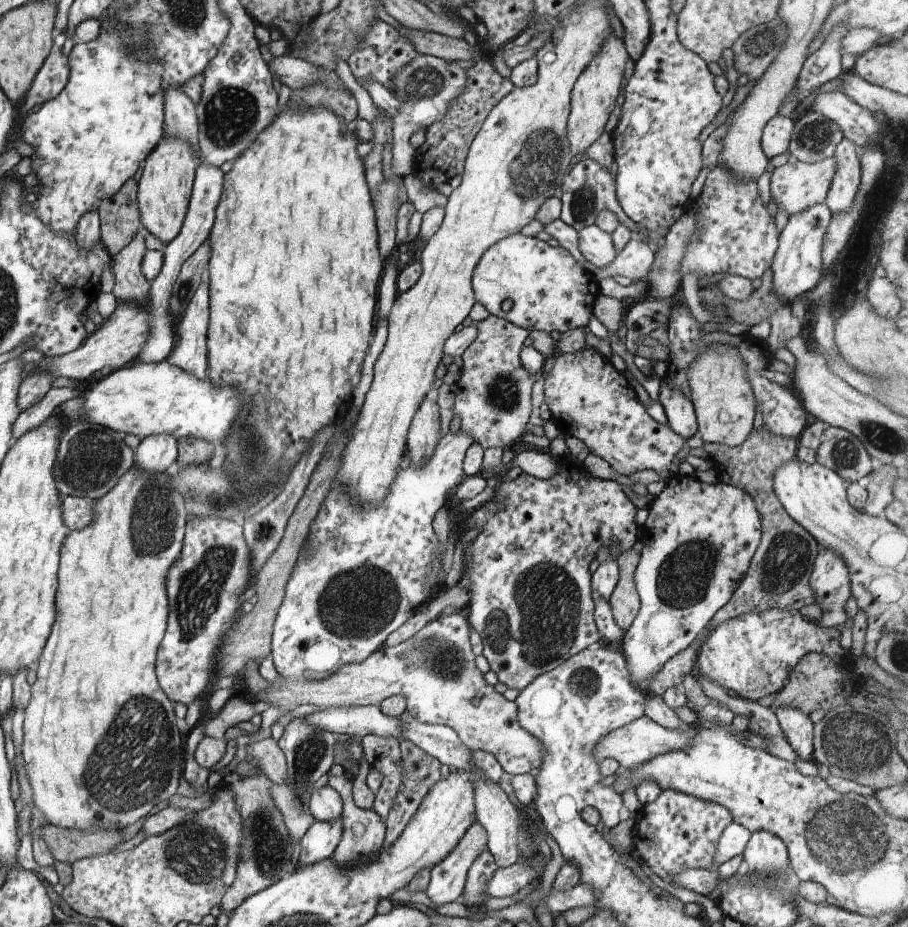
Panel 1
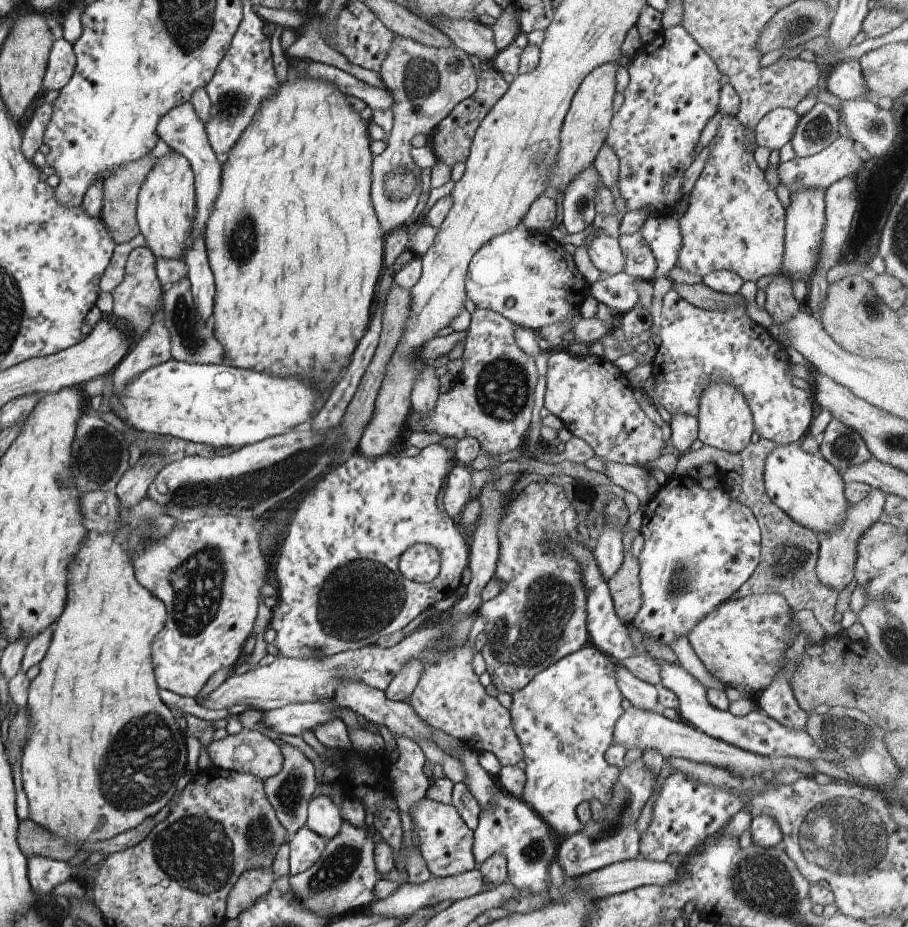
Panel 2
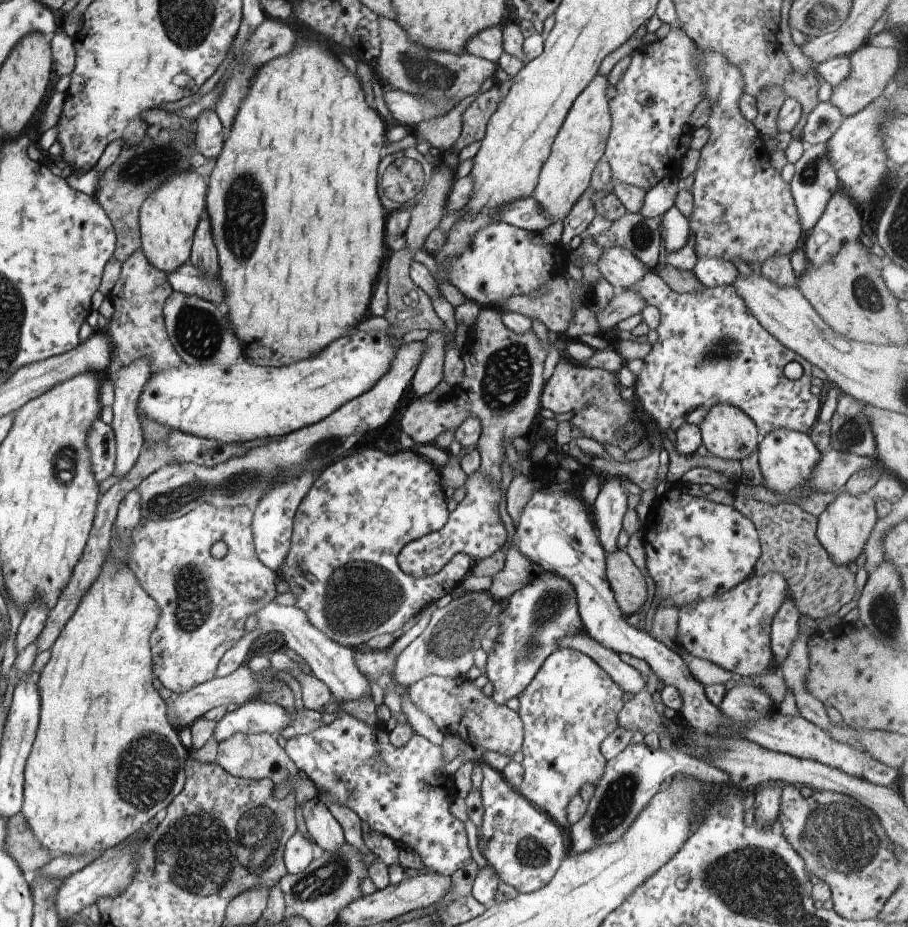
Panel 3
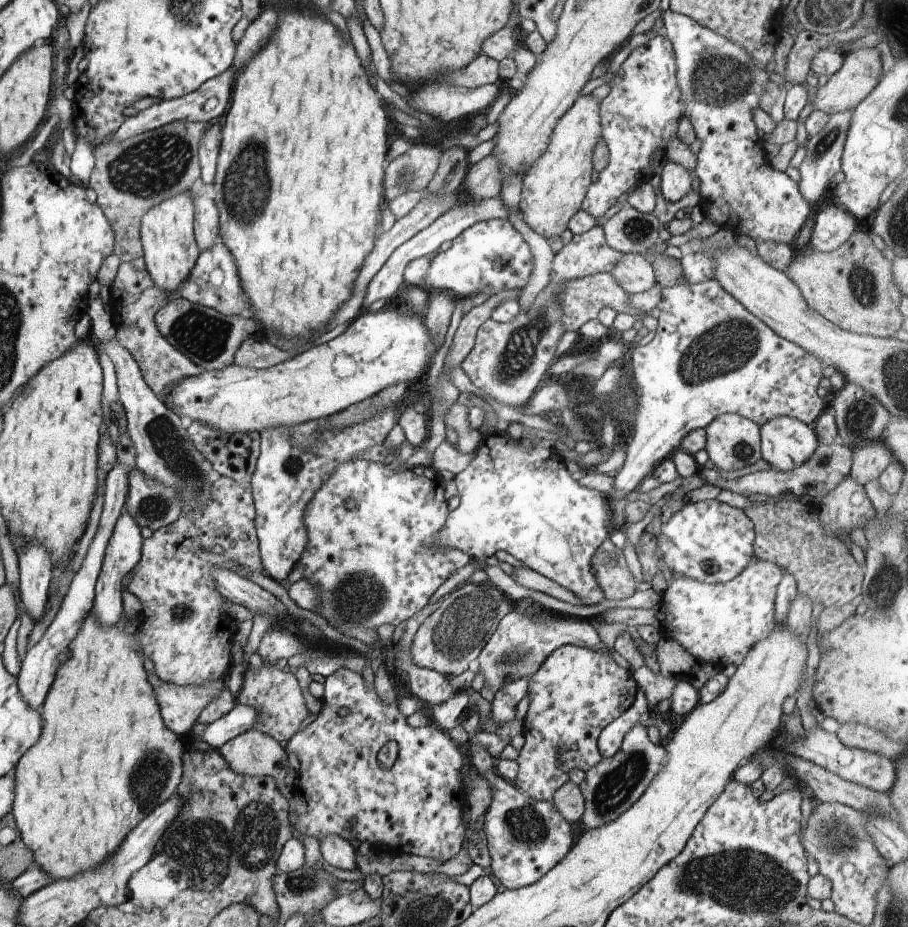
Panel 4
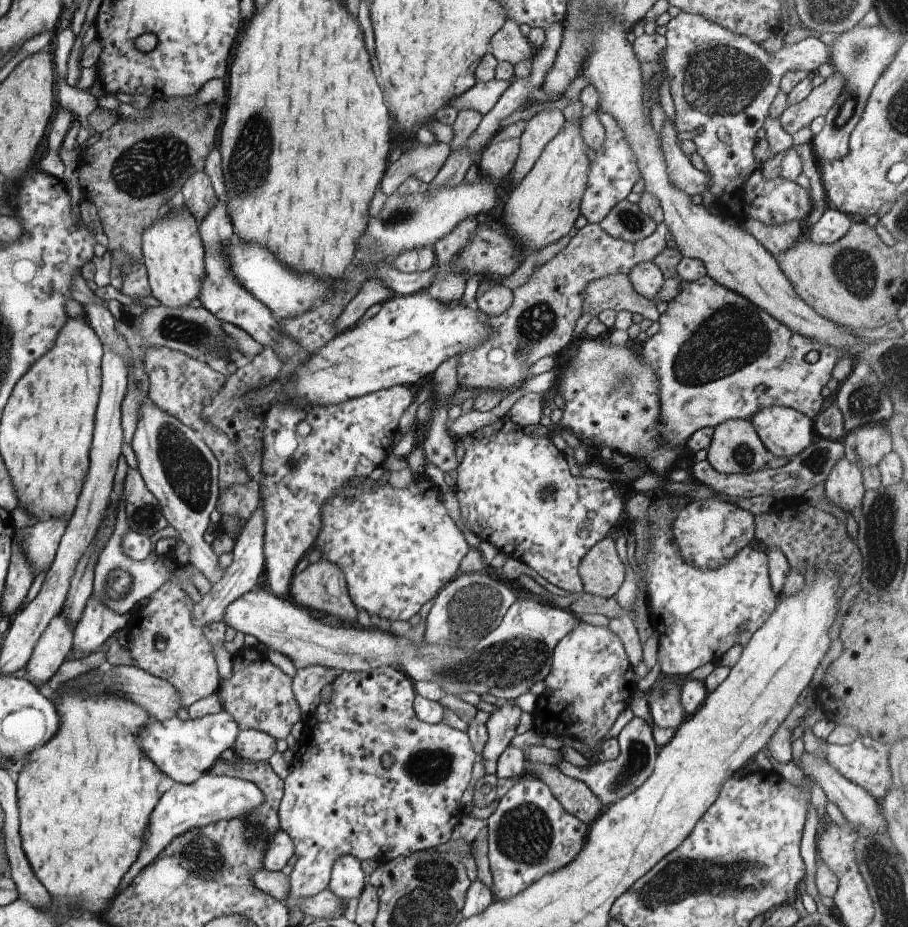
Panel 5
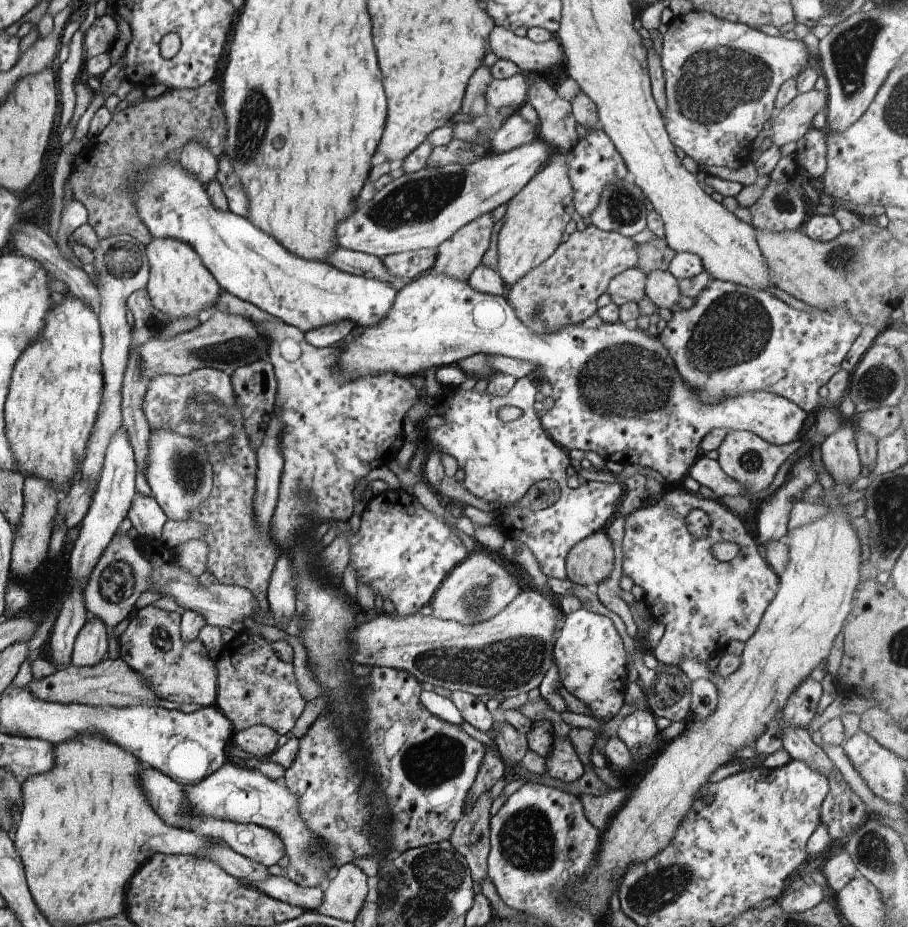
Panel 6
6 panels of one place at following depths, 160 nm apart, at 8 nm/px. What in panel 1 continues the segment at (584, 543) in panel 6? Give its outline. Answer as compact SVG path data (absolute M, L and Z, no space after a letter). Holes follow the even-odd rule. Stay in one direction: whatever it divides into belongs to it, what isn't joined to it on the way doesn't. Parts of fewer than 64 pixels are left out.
M633 547L620 553L616 558L619 564L619 581L608 602L614 622L625 633L634 622L641 607L640 597L635 587L635 570L641 554Z

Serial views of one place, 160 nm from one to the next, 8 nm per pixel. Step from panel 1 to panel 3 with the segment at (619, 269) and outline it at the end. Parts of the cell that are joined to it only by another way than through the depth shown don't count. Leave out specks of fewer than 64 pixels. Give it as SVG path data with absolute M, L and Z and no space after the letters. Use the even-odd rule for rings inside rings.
M626 213L597 238L602 248L622 247L630 251L648 270L656 270L660 260L659 218L647 219L638 213Z

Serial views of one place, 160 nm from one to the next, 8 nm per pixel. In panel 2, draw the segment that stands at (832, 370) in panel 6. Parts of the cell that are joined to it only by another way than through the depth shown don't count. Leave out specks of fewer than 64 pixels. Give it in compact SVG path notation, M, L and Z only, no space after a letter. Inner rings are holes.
M624 272L618 273L609 276L606 280L599 280L590 284L590 294L592 297L596 298L597 302L603 302L606 306L608 306L608 308L611 308L615 313L621 315L639 304L639 296L636 288L634 287L635 280L636 279ZM673 288L664 296L662 302L662 343L657 348L655 359L651 364L652 376L655 380L654 396L650 397L652 404L659 402L664 408L675 415L697 416L699 398L705 386L714 379L724 379L739 388L746 397L753 414L755 431L762 439L774 441L777 445L785 445L800 440L800 436L808 434L814 416L814 404L811 391L797 388L792 384L790 360L786 347L772 338L762 325L748 318L746 307L739 301L727 311L711 311L695 307L684 300ZM604 522L603 532L598 543L596 543L597 546L593 552L593 557L606 582L621 569L625 540L626 538L622 533Z

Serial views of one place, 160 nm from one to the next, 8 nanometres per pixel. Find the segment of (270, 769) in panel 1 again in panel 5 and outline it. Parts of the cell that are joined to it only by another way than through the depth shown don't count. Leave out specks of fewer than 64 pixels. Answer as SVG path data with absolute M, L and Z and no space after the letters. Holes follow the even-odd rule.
M256 729L240 730L232 750L243 761L251 763L267 762L276 752L276 739Z

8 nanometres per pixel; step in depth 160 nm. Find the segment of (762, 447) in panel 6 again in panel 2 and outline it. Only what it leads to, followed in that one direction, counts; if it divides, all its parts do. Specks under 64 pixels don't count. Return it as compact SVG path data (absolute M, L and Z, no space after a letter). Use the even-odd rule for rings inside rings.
M714 379L704 387L699 398L699 439L704 445L731 453L740 452L750 443L755 426L753 414L744 393L724 379Z

